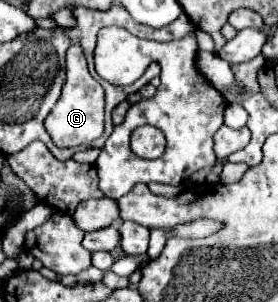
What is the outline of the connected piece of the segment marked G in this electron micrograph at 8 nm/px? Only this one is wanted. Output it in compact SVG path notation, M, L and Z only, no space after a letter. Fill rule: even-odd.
M71 45L67 51L67 83L63 85L63 93L57 105L53 107L51 115L47 115L45 119L45 129L49 137L57 147L75 147L95 141L103 133L103 107L105 107L103 87L91 77L81 47Z

